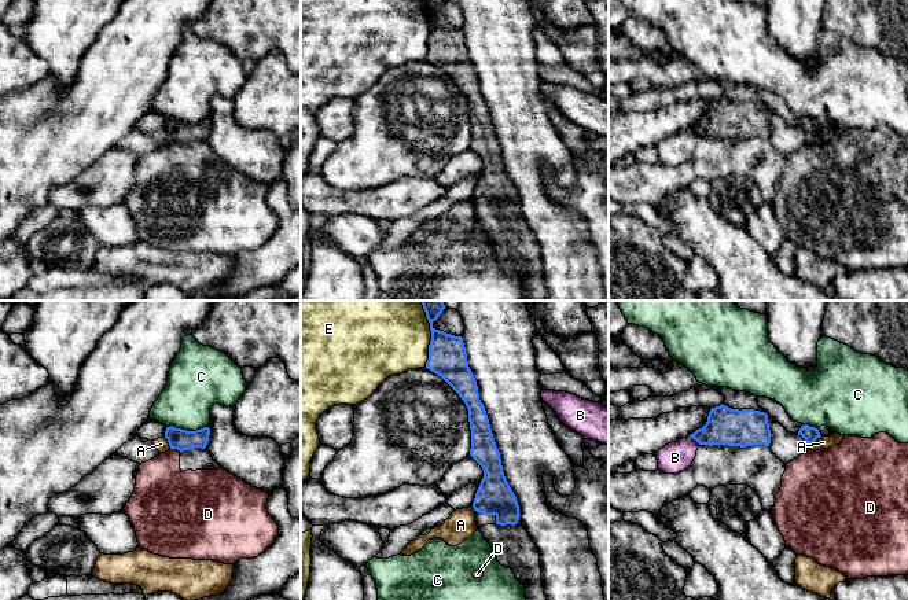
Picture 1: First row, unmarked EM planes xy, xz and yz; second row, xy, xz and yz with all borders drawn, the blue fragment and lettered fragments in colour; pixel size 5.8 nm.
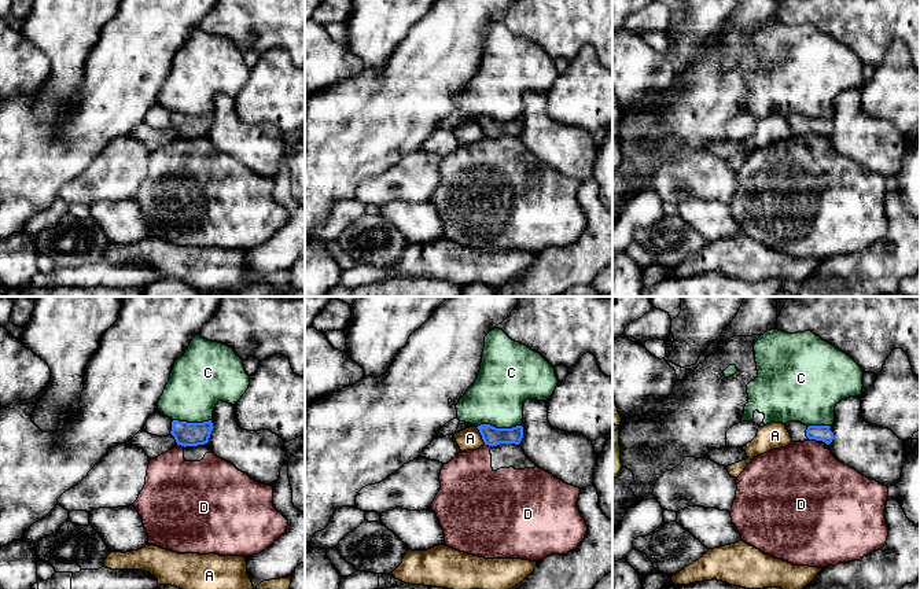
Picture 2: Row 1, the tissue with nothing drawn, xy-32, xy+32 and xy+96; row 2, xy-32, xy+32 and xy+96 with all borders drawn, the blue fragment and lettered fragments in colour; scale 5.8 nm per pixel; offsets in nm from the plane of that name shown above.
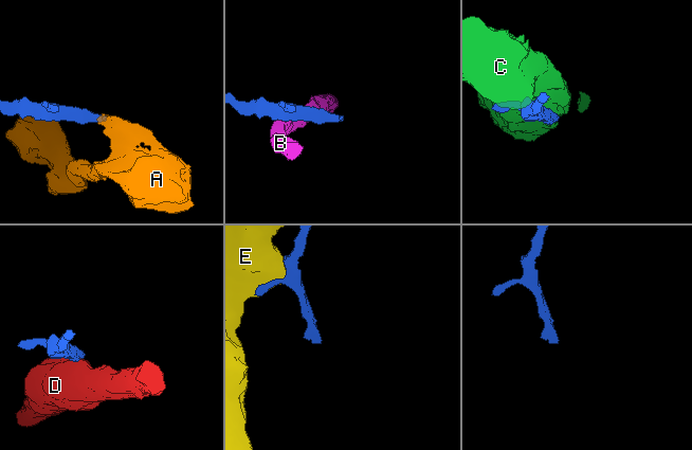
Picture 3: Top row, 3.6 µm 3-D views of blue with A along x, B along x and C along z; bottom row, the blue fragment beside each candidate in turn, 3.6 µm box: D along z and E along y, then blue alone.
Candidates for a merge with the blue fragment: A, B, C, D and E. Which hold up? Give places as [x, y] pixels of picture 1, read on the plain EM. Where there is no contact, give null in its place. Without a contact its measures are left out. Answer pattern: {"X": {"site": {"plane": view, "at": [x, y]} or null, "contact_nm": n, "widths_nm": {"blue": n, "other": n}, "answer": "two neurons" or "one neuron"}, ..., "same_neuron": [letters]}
{"A": {"site": {"plane": "yz", "at": [813, 133]}, "contact_nm": 100, "widths_nm": {"blue": 90, "other": 80}, "answer": "two neurons"}, "B": {"site": {"plane": "yz", "at": [694, 131]}, "contact_nm": 80, "widths_nm": {"blue": 220, "other": 180}, "answer": "two neurons"}, "C": {"site": {"plane": "xy", "at": [186, 122]}, "contact_nm": 240, "widths_nm": {"blue": 130, "other": 300}, "answer": "two neurons"}, "D": {"site": {"plane": "xy", "at": [176, 140]}, "contact_nm": 70, "widths_nm": {"blue": 130, "other": 300}, "answer": "two neurons"}, "E": {"site": {"plane": "xz", "at": [432, 29]}, "contact_nm": 340, "widths_nm": {"blue": 220, "other": 400}, "answer": "two neurons"}, "same_neuron": []}

